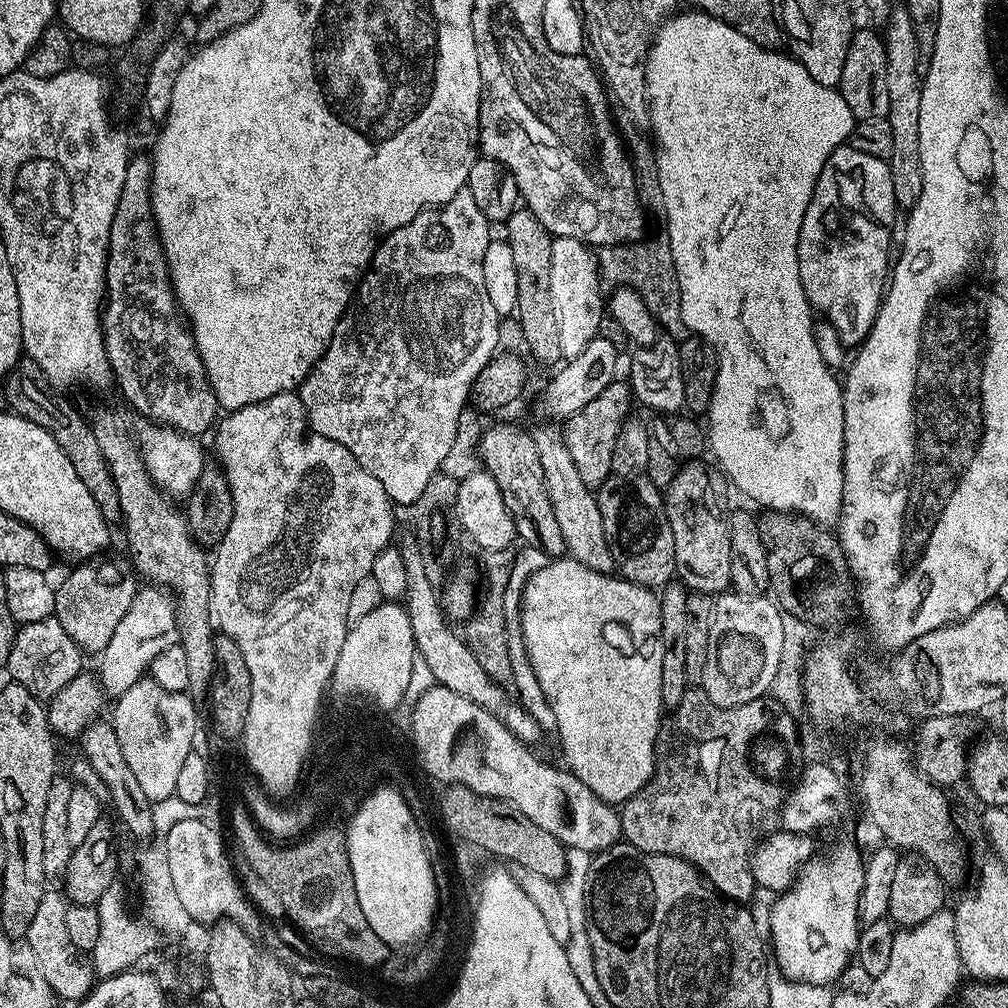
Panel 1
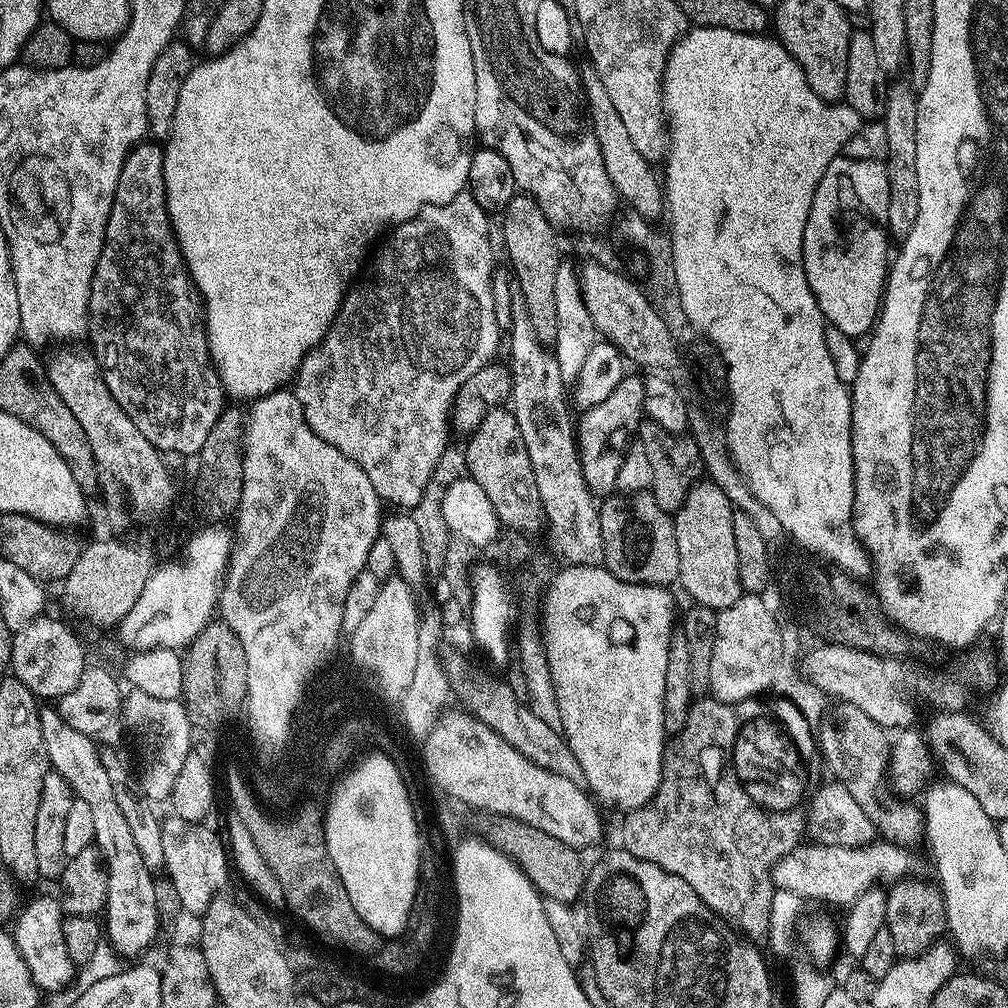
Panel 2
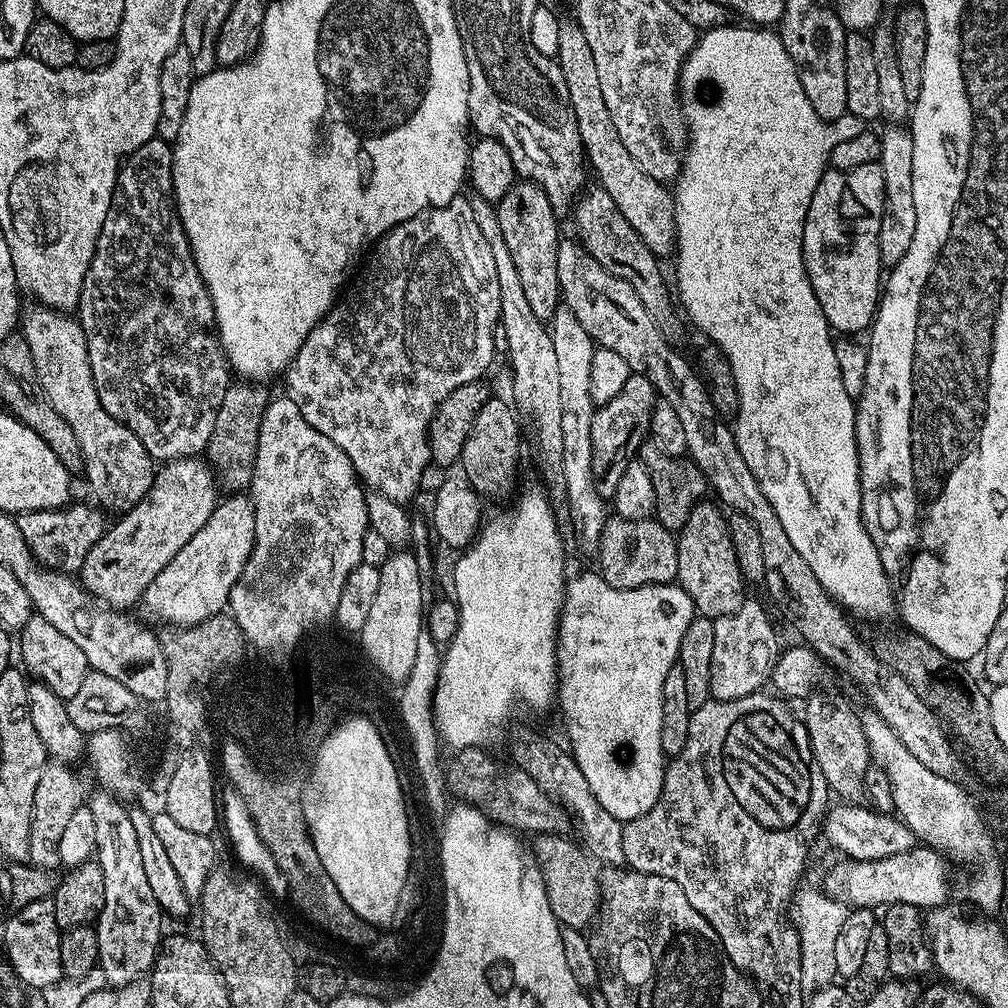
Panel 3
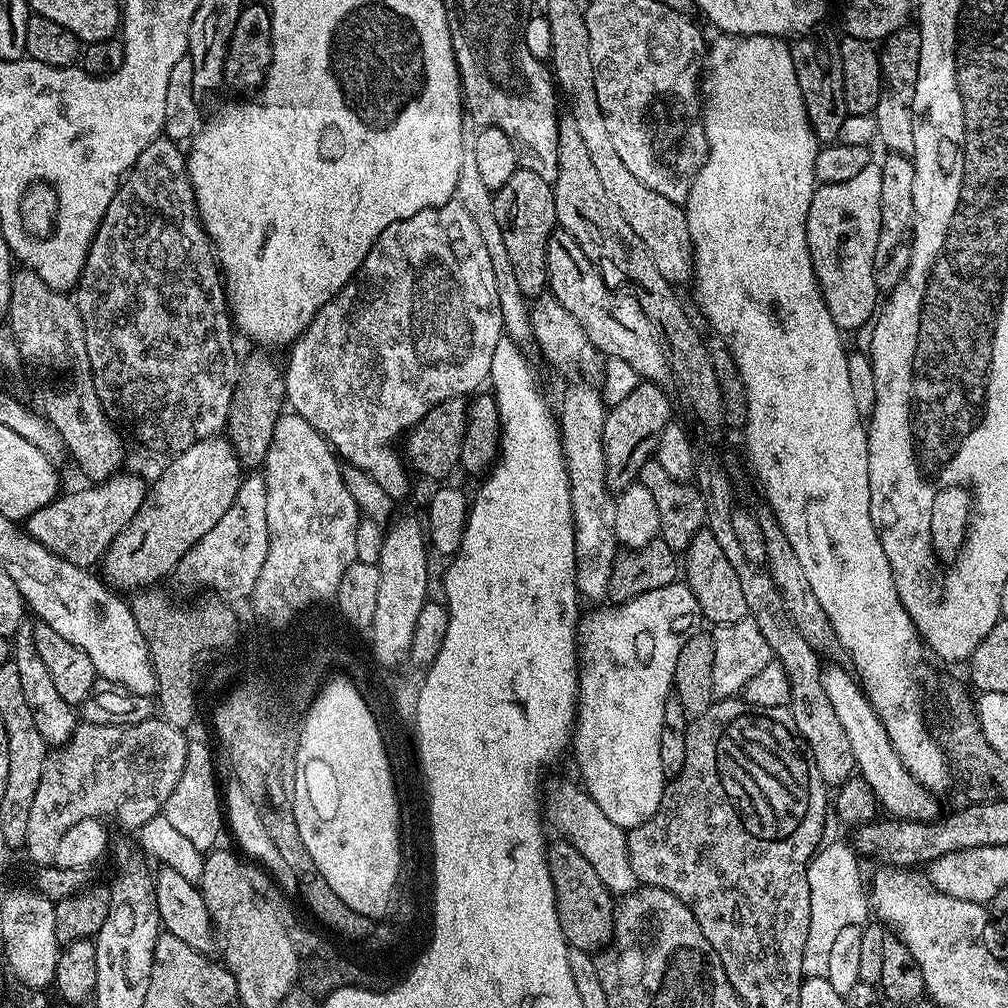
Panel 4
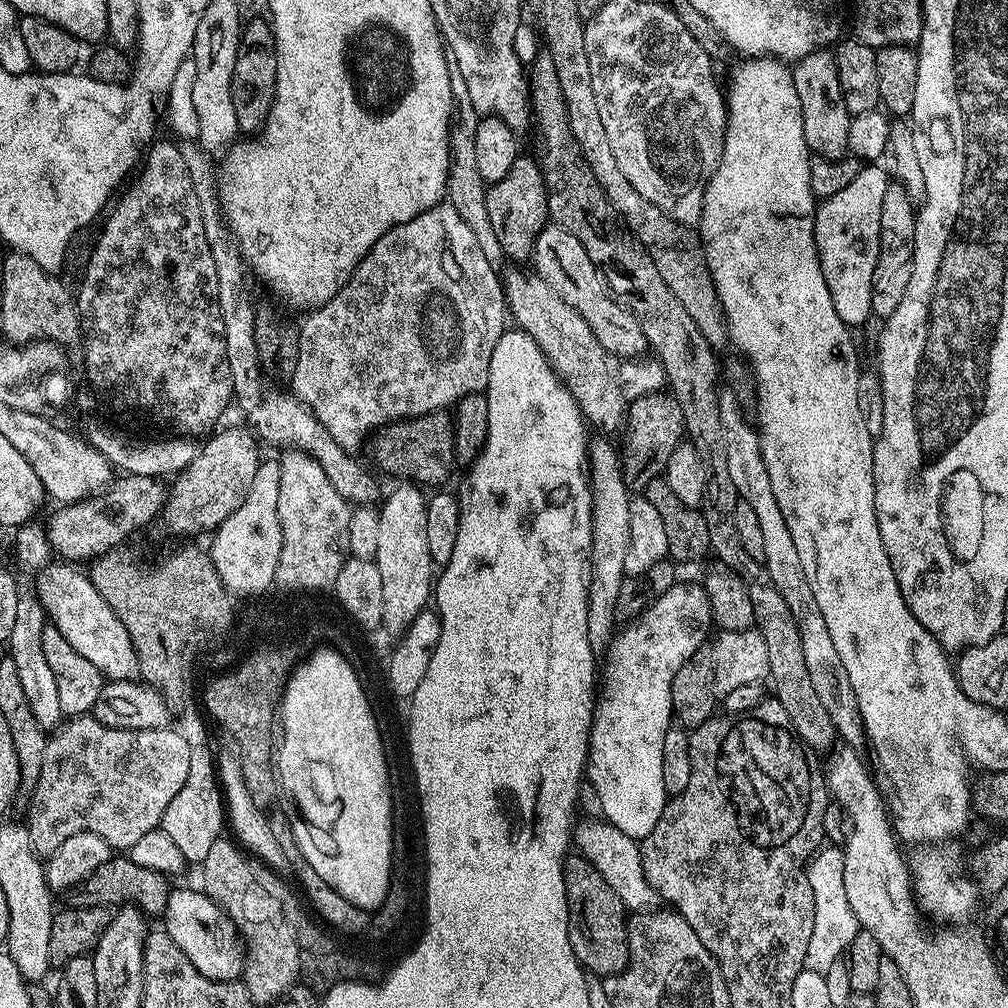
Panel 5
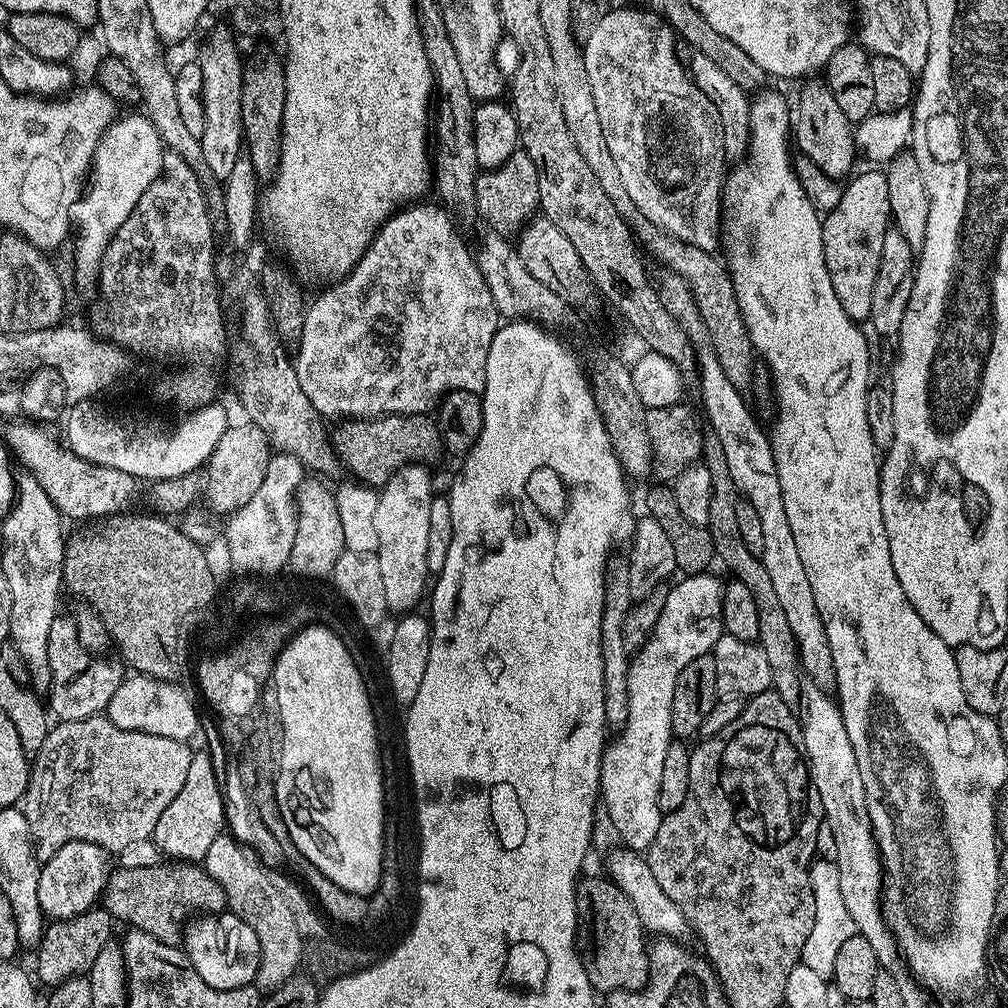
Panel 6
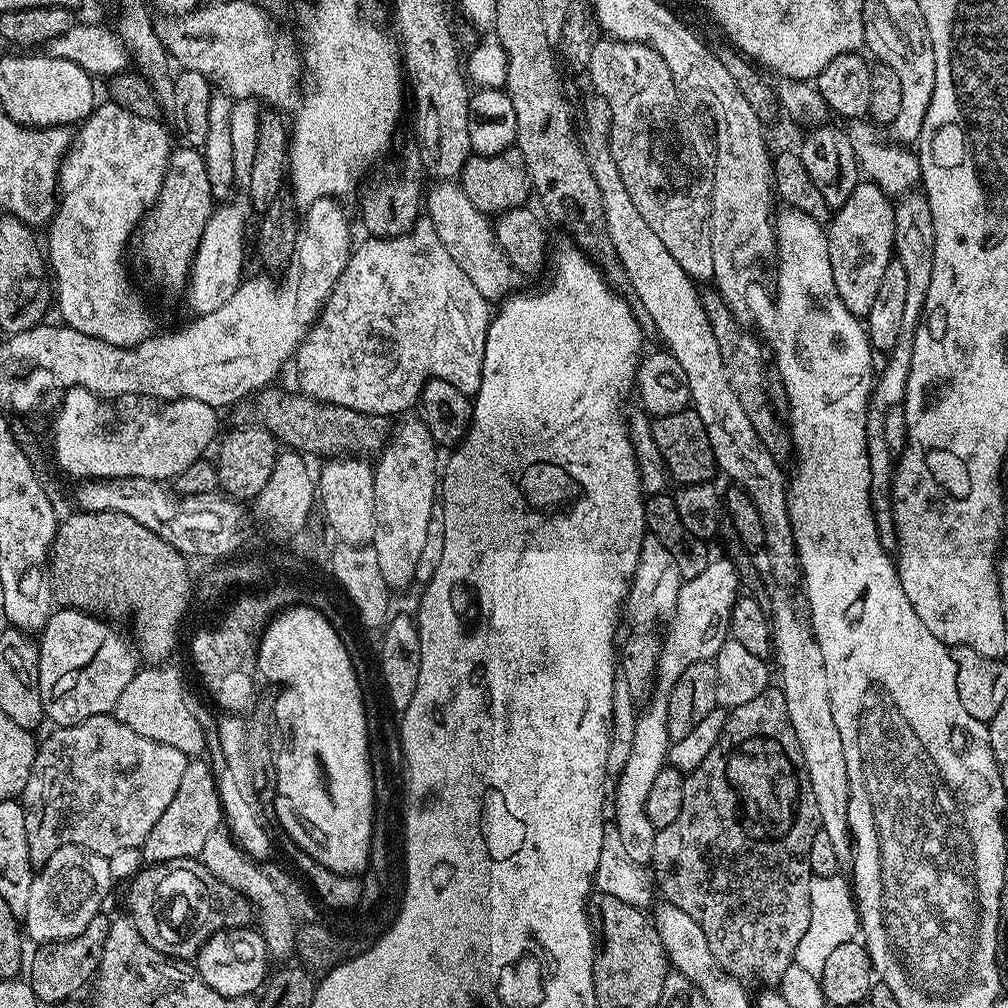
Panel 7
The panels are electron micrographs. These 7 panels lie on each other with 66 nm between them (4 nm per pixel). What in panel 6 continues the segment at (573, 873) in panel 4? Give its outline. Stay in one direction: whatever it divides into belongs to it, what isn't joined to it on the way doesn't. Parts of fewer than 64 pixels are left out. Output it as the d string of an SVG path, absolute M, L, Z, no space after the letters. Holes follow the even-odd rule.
M603 875L602 877L586 876L576 885L576 915L579 920L578 928L582 933L582 944L586 949L582 956L586 974L597 993L639 992L648 982L650 940L647 940L649 937L646 935L645 926L638 918L638 910L634 910L634 902L626 898L626 894L612 879L605 878Z

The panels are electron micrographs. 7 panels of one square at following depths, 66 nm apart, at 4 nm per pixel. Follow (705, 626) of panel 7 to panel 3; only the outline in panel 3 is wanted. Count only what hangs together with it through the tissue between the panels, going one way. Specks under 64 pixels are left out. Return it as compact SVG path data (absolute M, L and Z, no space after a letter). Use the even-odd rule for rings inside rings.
M595 571L584 572L567 581L564 589L564 605L560 611L560 635L556 637L556 665L558 667L558 708L564 711L564 724L568 727L570 753L578 762L582 774L586 774L586 782L590 782L590 790L594 790L594 798L602 802L602 807L609 814L614 814L622 822L627 822L646 814L658 802L662 794L666 757L662 750L662 682L666 682L666 674L680 659L682 634L690 627L690 622L696 619L698 613L690 594L681 588L679 583L647 584L637 588L615 588L610 586Z

